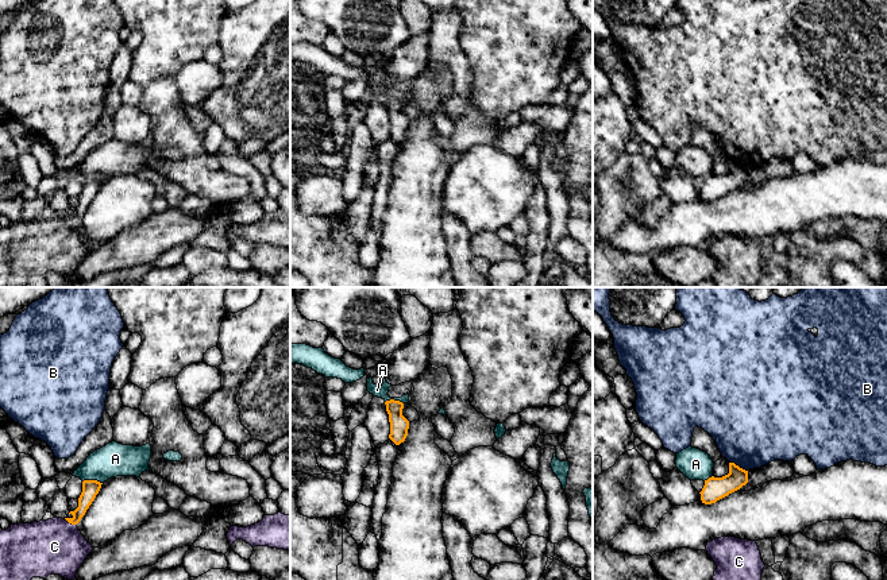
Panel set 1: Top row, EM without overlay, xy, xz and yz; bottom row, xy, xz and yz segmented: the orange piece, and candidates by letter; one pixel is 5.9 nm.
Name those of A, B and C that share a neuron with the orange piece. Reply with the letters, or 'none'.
none

